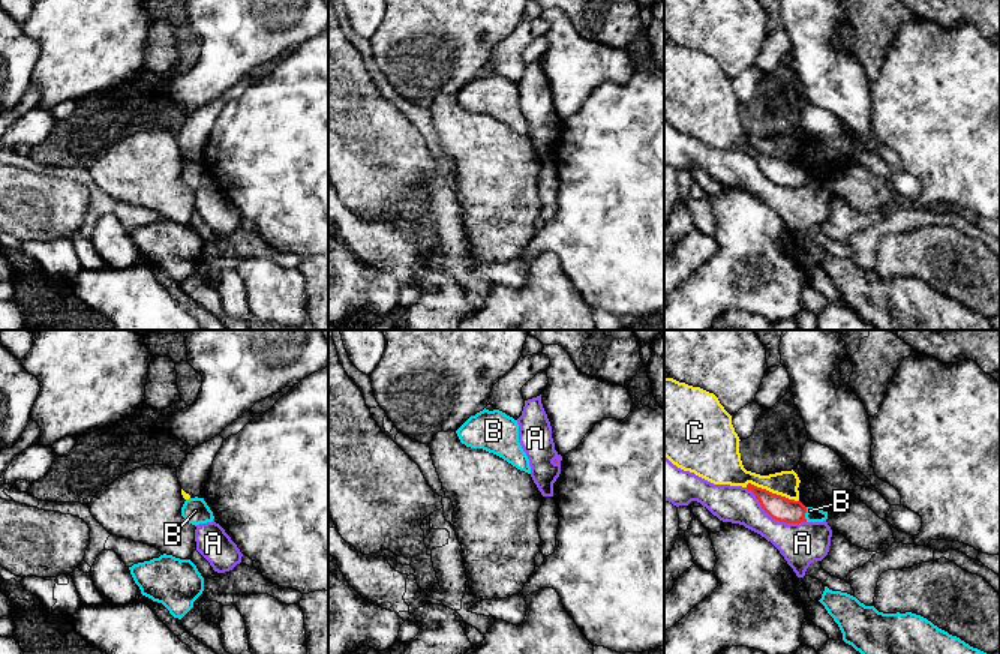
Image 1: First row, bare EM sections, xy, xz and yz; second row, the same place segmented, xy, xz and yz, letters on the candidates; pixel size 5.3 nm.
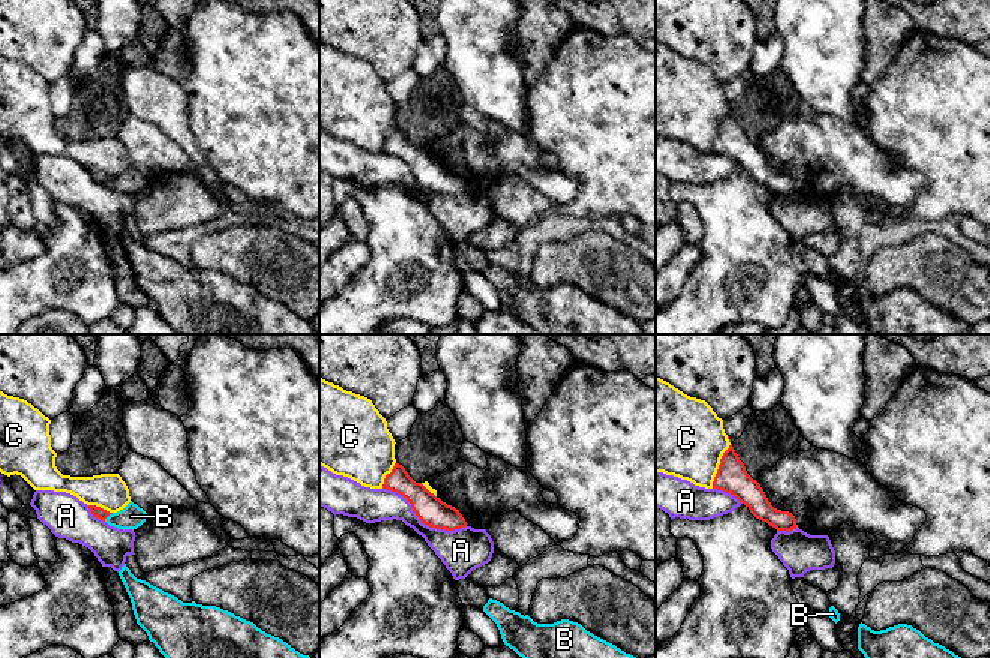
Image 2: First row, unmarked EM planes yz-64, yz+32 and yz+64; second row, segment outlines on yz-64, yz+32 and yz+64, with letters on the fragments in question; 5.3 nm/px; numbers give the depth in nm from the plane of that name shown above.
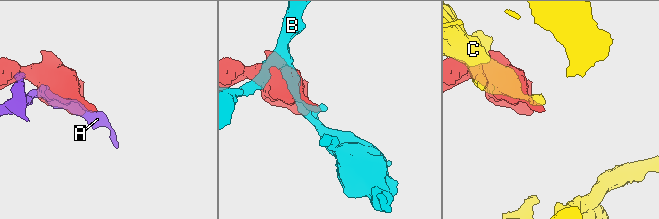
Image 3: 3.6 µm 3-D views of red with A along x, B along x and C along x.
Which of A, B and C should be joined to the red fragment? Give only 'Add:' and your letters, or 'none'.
Add: none

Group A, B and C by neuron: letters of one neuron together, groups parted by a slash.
A / B / C

